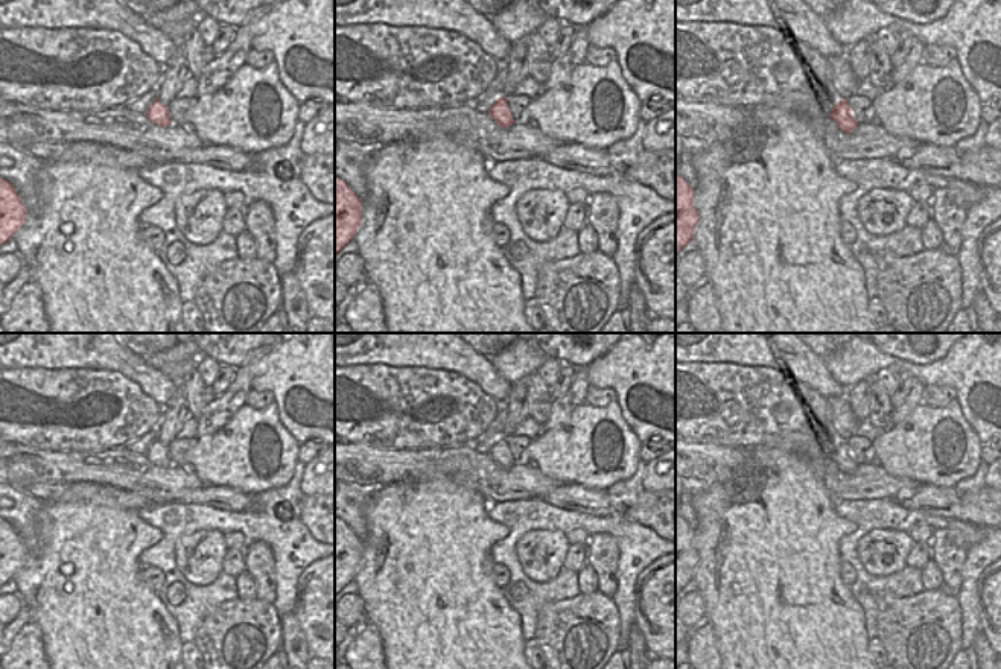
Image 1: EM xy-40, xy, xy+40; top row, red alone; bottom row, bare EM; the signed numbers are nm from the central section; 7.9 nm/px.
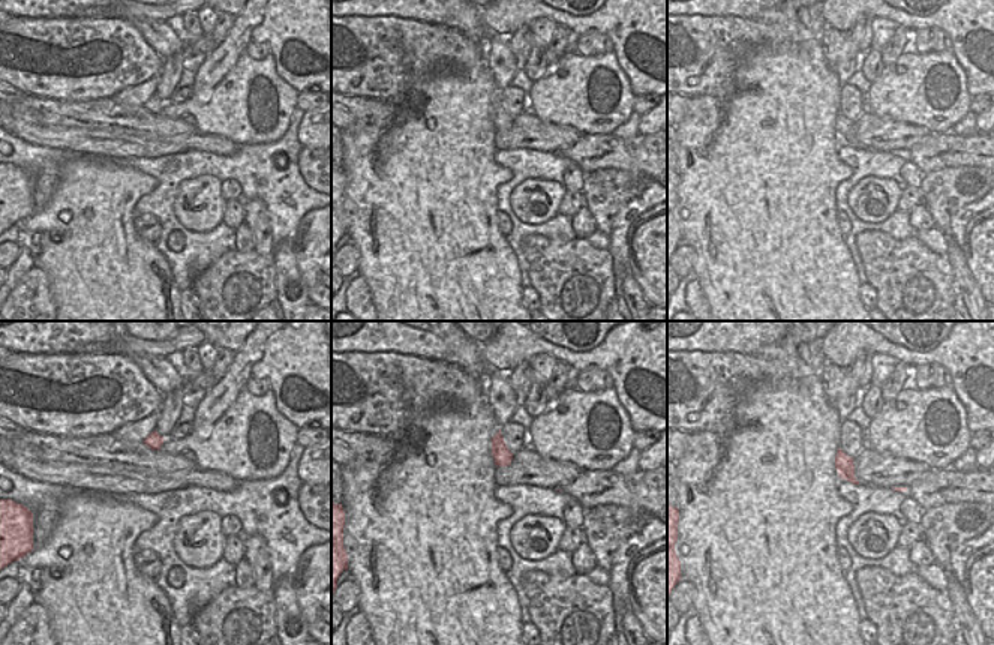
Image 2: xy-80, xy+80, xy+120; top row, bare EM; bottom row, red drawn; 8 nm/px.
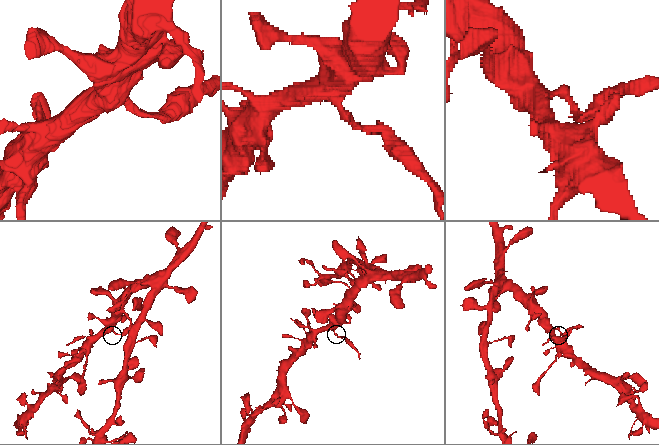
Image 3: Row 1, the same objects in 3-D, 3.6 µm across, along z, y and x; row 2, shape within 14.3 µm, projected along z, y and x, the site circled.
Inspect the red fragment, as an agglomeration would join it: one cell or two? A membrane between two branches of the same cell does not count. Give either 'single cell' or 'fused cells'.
fused cells

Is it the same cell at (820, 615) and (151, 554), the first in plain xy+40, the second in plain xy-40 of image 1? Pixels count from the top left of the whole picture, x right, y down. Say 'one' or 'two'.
two

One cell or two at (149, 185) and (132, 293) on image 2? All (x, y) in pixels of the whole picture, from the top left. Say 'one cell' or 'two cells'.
one cell

